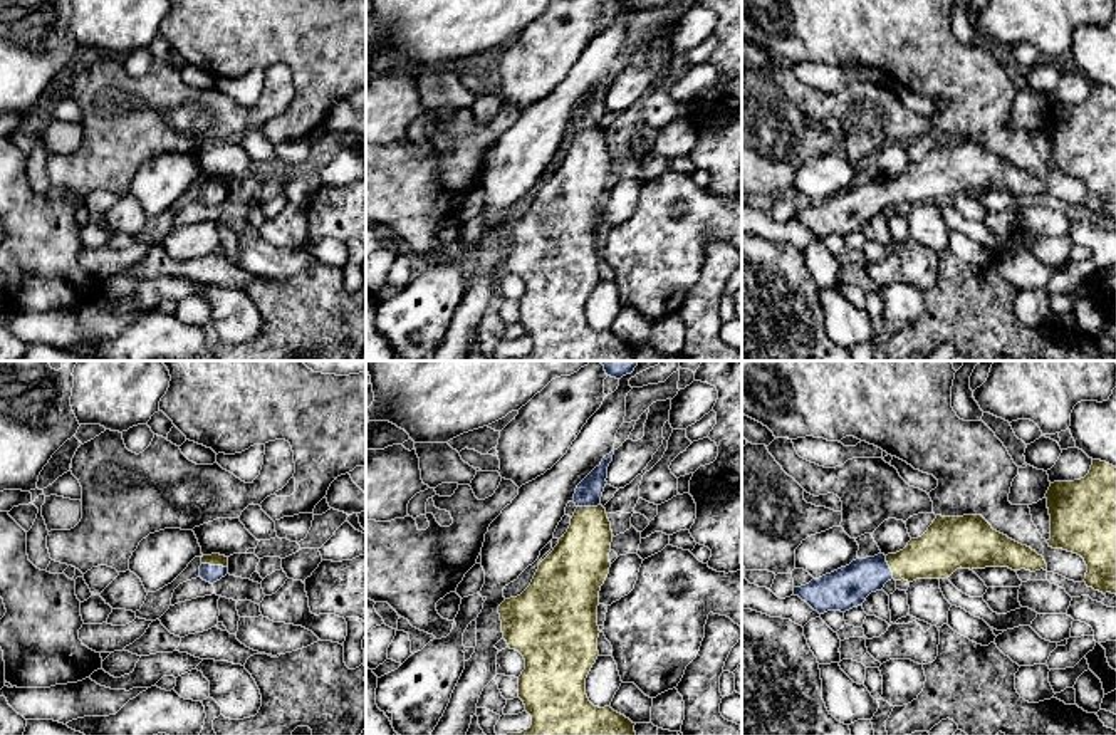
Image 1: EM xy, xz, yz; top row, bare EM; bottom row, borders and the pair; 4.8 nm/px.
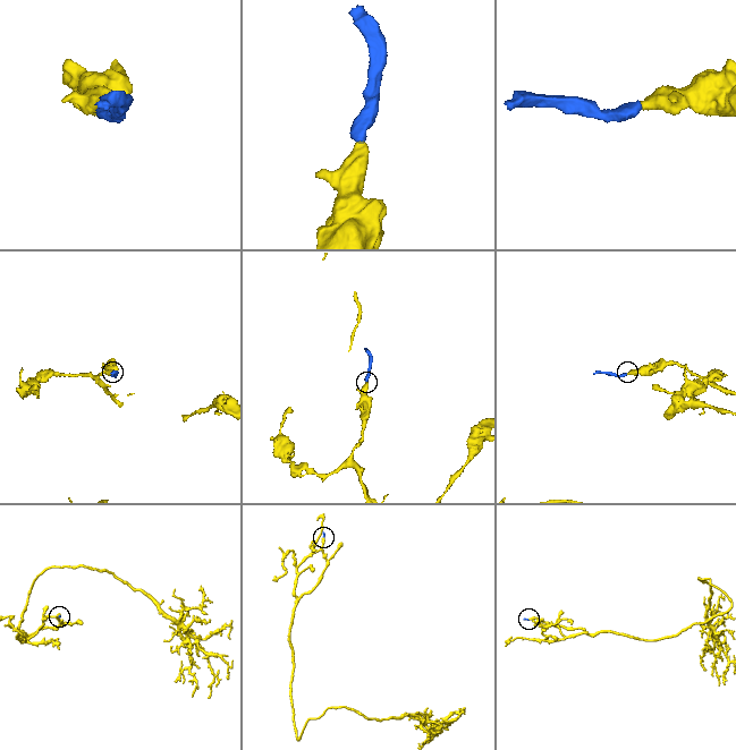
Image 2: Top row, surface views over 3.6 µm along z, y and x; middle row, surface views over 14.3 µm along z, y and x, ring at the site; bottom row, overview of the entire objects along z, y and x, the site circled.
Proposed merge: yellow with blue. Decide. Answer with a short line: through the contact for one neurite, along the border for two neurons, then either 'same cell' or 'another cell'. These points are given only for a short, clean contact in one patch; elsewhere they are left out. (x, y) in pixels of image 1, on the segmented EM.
line xy (215, 559), (215, 564), (208, 573); same cell

